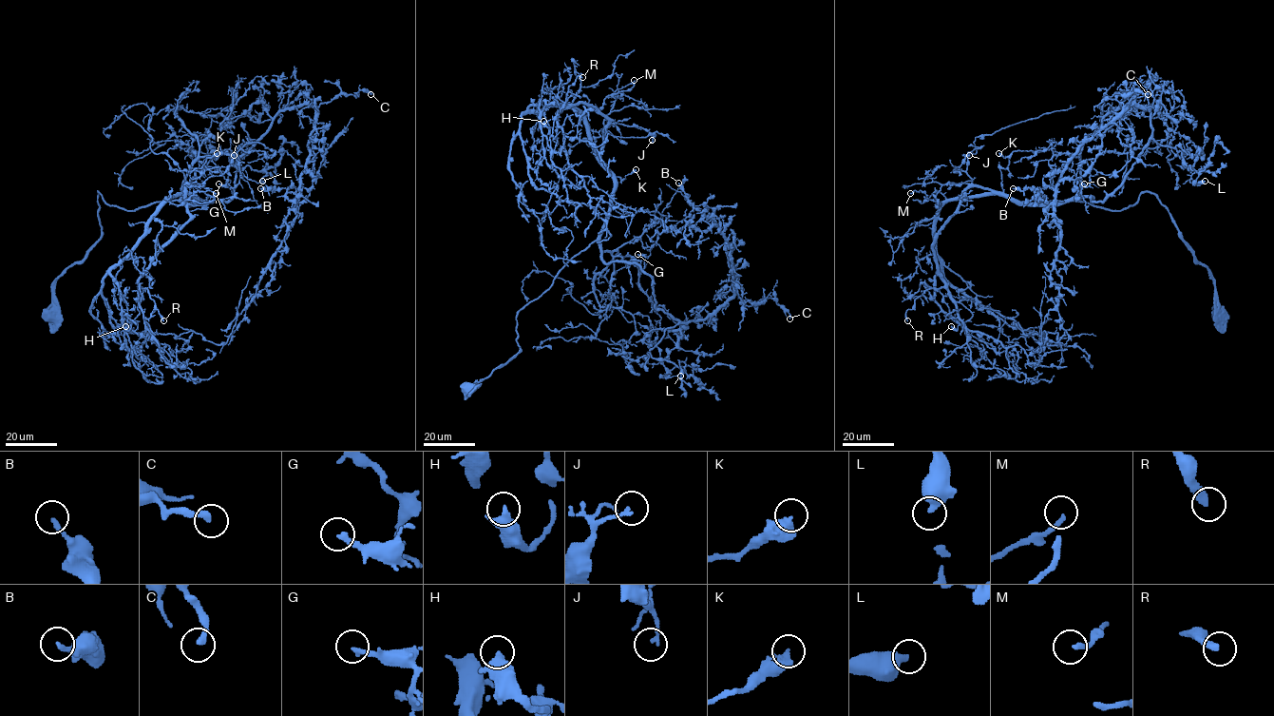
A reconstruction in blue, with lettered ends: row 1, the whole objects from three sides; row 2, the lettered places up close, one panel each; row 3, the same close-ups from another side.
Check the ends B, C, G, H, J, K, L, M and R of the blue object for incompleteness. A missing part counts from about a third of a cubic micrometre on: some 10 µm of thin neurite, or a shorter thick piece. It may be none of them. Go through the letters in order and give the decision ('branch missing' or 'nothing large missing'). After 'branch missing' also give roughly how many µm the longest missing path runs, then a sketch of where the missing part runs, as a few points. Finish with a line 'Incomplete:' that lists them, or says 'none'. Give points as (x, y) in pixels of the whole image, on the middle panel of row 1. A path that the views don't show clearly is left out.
B: nothing large missing
C: nothing large missing
G: nothing large missing
H: nothing large missing
J: nothing large missing
K: nothing large missing
L: nothing large missing
M: nothing large missing
R: branch missing; about 20 µm are missing
Incomplete: R

